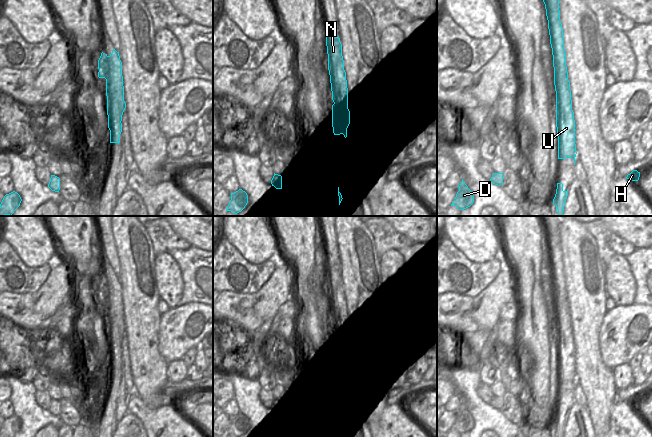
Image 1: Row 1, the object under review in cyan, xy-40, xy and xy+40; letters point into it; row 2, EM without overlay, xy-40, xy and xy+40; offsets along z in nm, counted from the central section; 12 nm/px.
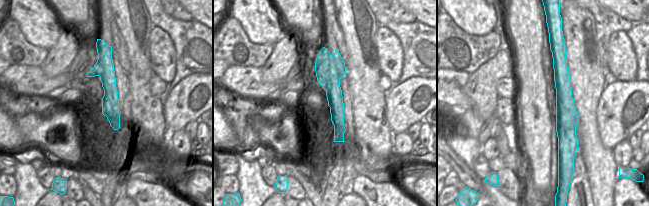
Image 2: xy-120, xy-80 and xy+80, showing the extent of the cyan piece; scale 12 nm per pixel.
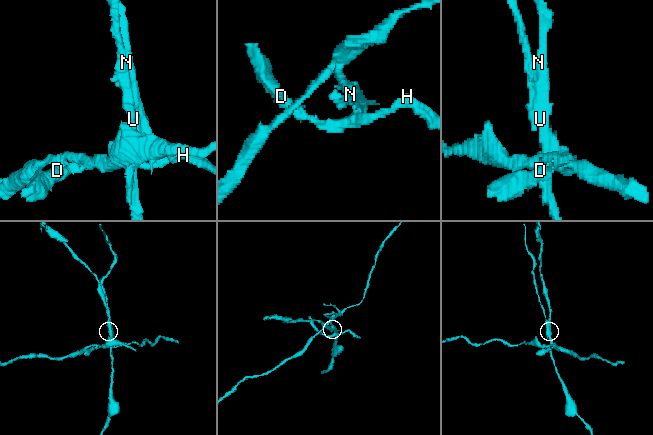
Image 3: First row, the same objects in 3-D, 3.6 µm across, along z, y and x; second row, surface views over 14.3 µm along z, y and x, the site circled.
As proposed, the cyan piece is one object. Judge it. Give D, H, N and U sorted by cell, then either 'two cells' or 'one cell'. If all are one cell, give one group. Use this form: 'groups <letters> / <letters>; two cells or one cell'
groups D H U / N; two cells

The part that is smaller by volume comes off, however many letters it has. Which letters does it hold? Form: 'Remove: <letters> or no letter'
Remove: N

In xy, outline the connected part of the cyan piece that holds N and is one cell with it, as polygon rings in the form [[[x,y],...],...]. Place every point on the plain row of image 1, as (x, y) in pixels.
[[[333,258],[326,259],[328,278],[328,294],[330,299],[332,322],[338,322],[339,326],[332,329],[332,342],[340,340],[341,325],[348,322],[346,296],[342,280],[342,268],[339,261]]]

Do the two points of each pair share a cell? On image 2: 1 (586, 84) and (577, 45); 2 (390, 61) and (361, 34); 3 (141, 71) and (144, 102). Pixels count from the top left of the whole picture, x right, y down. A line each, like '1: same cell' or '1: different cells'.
1: same cell
2: different cells
3: same cell

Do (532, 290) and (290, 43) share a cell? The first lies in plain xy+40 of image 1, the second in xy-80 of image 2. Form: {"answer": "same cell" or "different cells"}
{"answer": "different cells"}

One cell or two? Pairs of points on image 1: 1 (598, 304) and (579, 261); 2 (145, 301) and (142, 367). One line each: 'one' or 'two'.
1: one
2: one

